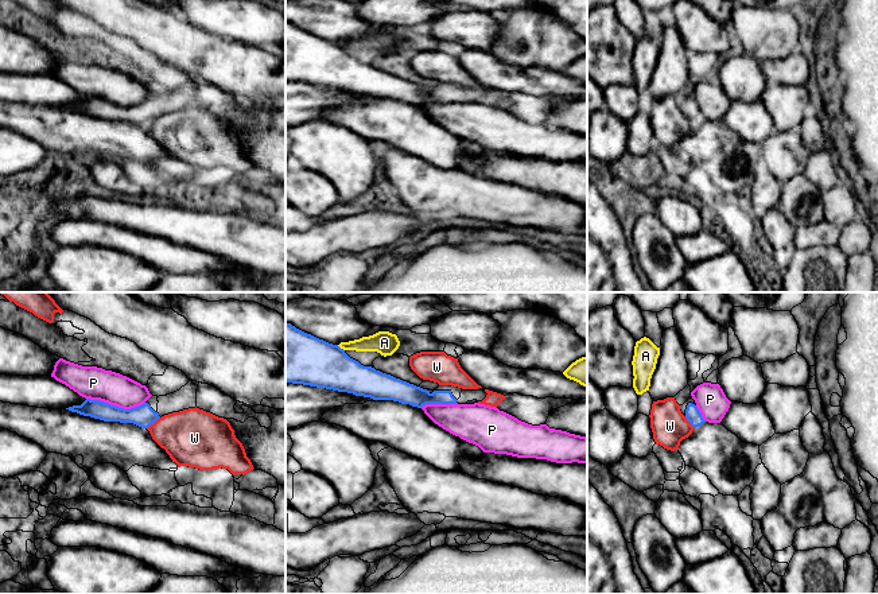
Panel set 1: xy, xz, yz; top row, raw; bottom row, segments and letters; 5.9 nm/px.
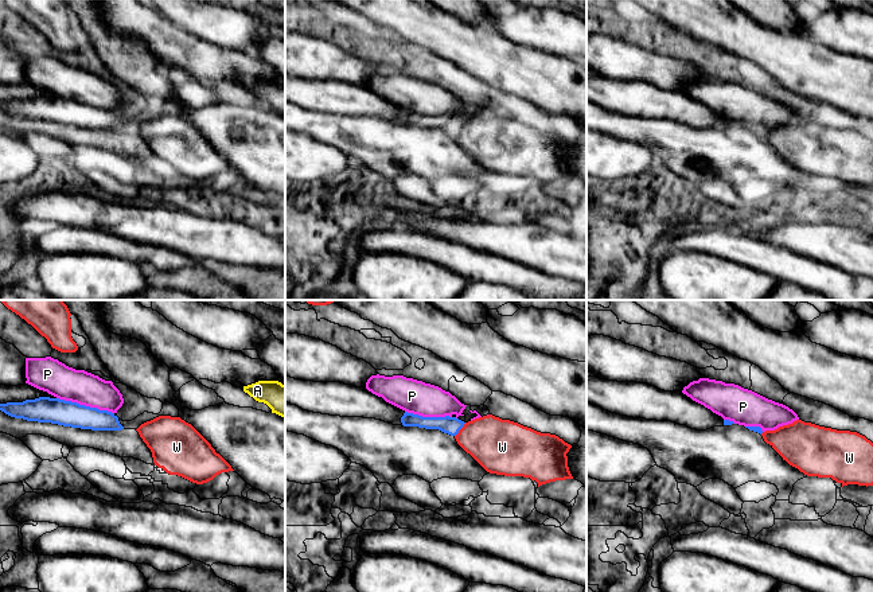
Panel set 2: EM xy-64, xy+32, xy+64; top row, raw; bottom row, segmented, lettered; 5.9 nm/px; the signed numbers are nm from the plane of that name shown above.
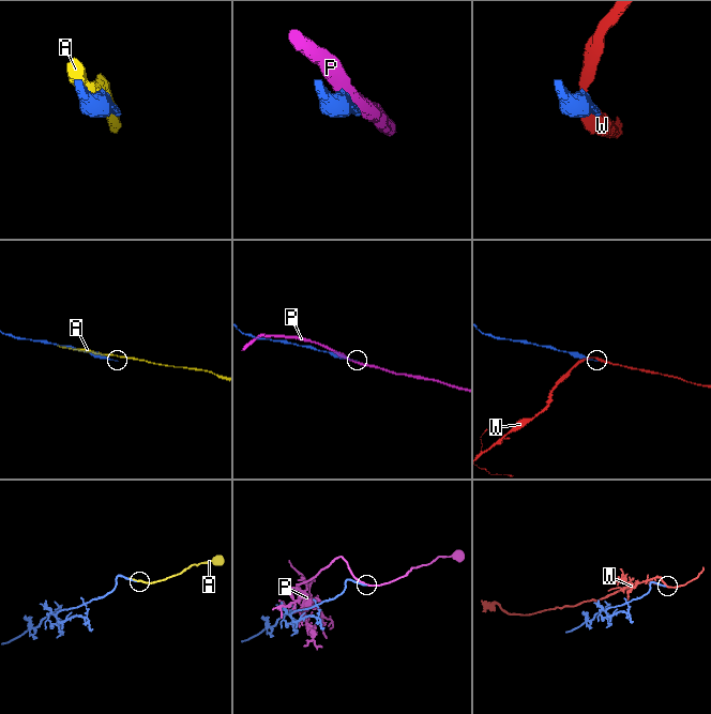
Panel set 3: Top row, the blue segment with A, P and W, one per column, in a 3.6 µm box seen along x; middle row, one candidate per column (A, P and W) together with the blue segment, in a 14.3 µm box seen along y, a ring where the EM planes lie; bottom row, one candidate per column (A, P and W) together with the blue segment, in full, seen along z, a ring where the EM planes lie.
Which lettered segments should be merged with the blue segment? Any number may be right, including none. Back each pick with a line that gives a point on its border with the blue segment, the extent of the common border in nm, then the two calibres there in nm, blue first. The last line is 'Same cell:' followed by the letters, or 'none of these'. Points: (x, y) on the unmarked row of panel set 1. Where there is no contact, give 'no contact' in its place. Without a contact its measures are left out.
Same cell: none of these

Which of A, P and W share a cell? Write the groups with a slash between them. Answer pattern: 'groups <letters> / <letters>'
groups A / P / W

